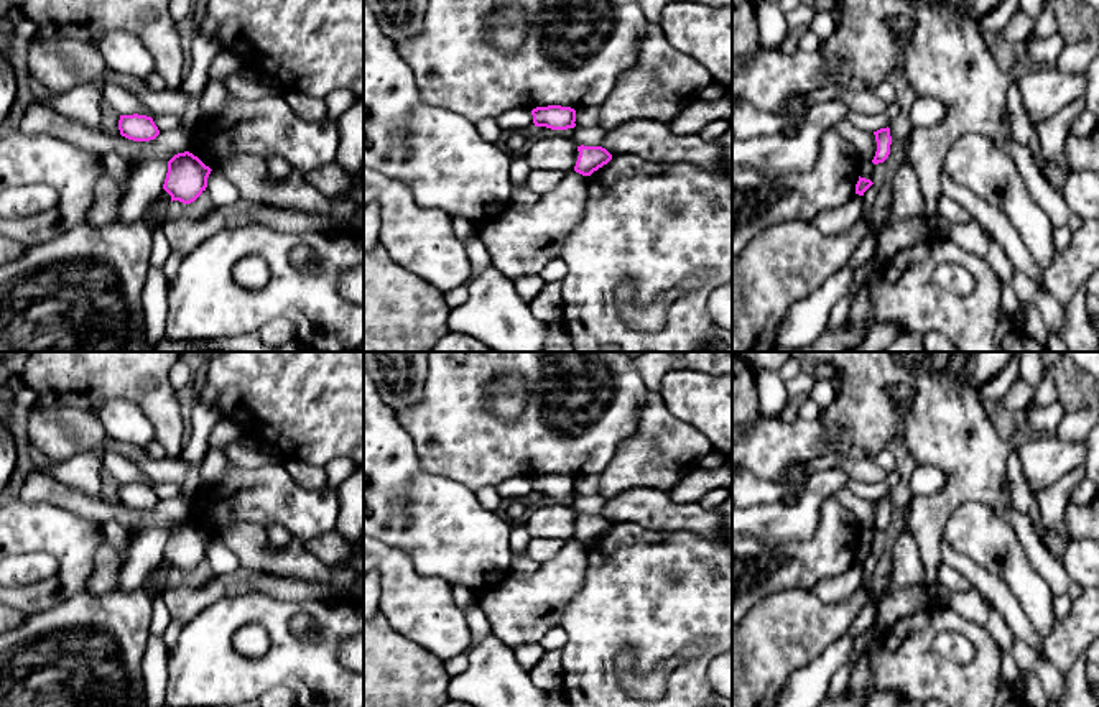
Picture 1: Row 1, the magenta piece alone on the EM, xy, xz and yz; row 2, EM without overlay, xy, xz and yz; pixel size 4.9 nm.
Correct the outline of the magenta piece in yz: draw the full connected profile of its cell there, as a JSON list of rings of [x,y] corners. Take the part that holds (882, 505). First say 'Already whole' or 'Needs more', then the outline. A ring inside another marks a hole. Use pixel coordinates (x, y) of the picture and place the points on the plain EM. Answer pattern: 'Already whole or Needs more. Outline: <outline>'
Already whole. Outline: [[[880,497],[874,500],[875,510],[877,510],[877,520],[872,528],[874,533],[883,531],[888,523],[890,523],[890,513],[892,513],[892,505],[890,505],[890,497]]]

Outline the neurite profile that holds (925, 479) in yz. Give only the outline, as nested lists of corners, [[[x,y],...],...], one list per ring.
[[[916,465],[910,478],[915,498],[933,493],[946,483],[946,475],[931,465]]]

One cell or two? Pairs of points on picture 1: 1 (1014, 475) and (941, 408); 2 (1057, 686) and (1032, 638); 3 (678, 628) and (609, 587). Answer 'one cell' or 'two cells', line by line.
1: two cells
2: two cells
3: one cell

